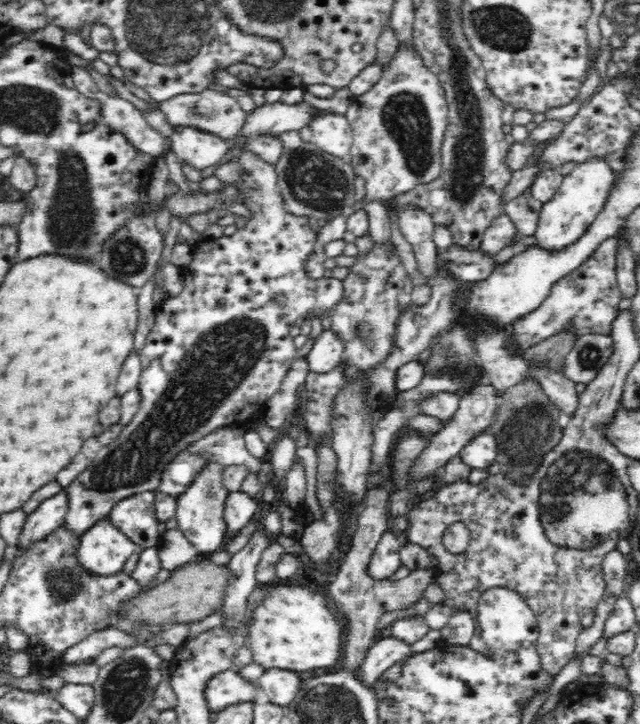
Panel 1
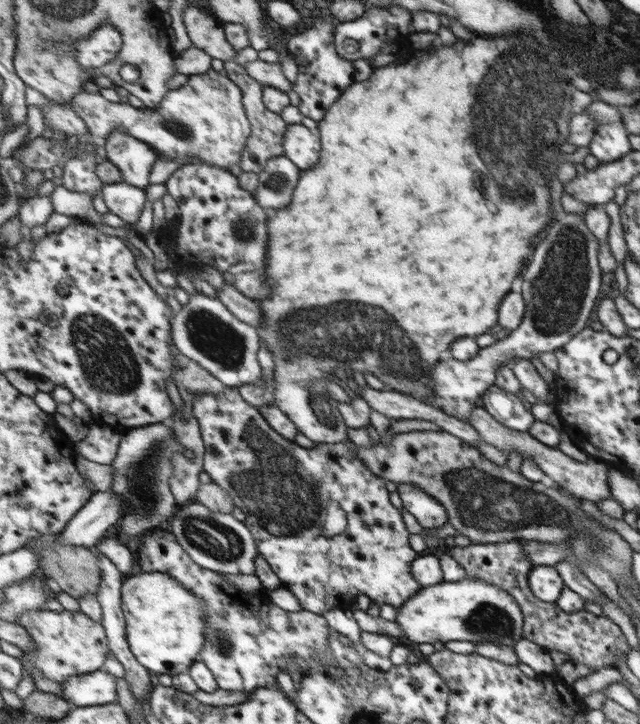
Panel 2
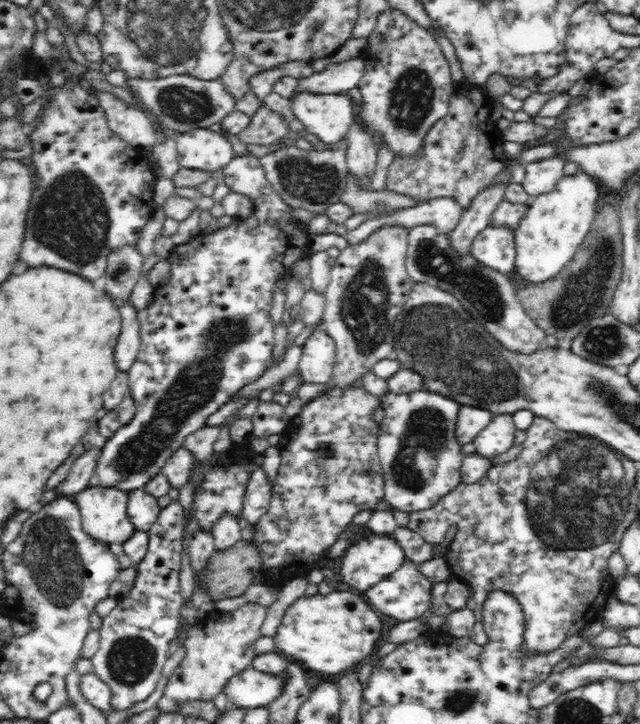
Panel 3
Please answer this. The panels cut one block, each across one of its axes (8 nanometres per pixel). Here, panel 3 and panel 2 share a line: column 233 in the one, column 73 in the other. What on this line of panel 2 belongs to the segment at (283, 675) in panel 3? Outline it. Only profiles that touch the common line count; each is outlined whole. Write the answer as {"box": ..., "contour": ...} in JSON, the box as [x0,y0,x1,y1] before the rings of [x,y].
{"box":[61,669,121,707],"contour":[[[105,669],[68,678],[61,685],[66,699],[78,707],[121,703],[118,677]]]}

